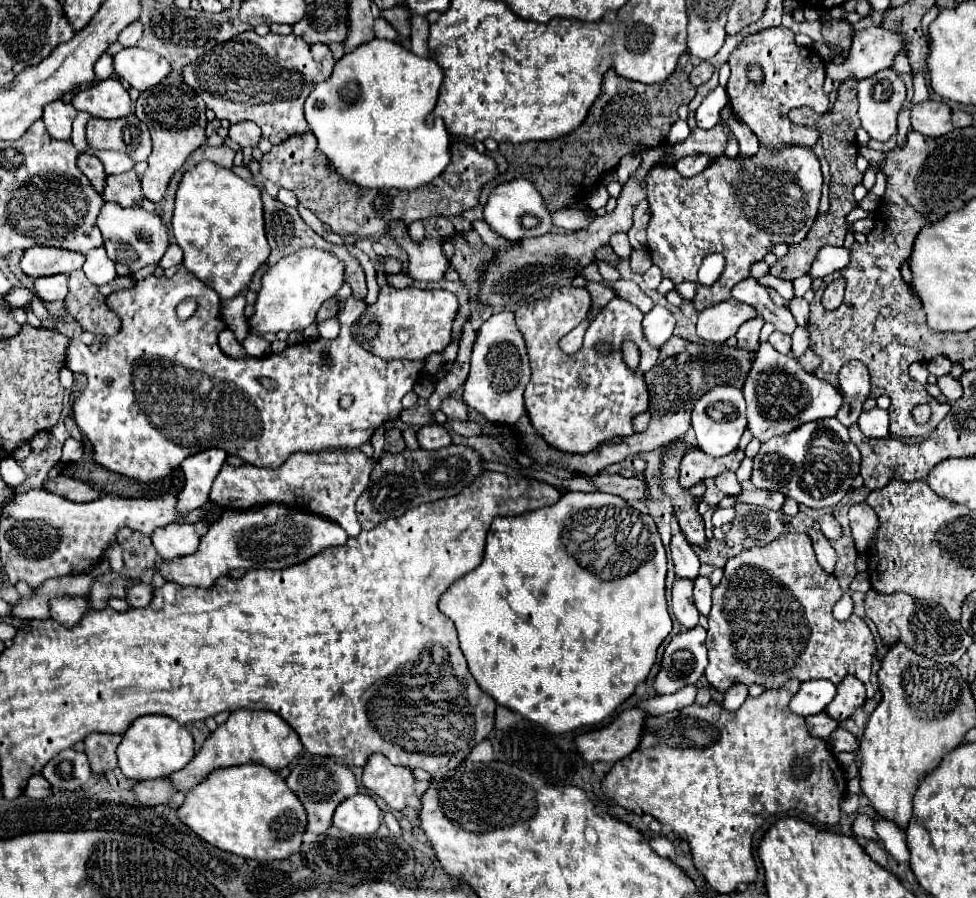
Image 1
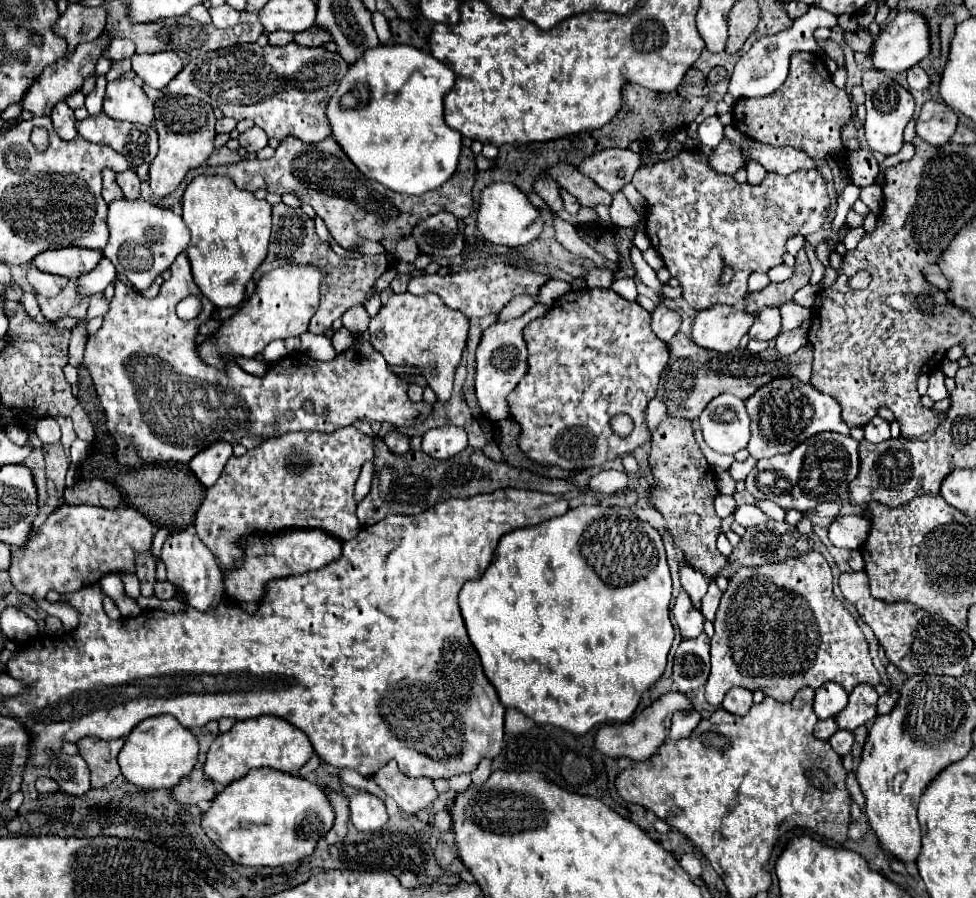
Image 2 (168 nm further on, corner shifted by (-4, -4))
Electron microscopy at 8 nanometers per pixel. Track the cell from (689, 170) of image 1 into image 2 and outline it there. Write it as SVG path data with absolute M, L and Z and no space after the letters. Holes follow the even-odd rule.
M721 141L717 149L713 149L713 153L707 157L707 163L711 163L711 169L719 171L719 173L727 173L733 175L739 167L745 167L747 159L741 155L741 151L731 145L729 141Z

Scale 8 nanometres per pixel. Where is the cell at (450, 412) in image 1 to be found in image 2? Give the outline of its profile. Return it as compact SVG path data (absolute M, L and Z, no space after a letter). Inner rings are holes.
M411 293L391 295L389 301L369 321L369 341L393 367L415 365L423 371L439 403L447 403L453 391L453 375L467 345L469 319L447 307L435 293L415 297Z

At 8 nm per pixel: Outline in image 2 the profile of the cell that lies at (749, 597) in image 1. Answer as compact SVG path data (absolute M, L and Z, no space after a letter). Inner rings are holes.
M815 549L763 567L739 567L729 579L713 625L711 673L705 685L705 697L713 707L731 687L761 689L777 701L791 701L805 685L817 689L833 681L847 693L859 683L879 685L865 635L835 597L829 563Z

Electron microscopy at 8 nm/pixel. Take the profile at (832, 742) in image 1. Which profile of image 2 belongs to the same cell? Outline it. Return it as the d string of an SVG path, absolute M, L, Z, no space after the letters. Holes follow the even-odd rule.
M839 729L835 735L831 735L829 743L831 743L833 751L843 757L843 755L847 755L847 753L851 751L851 747L853 747L853 731Z

